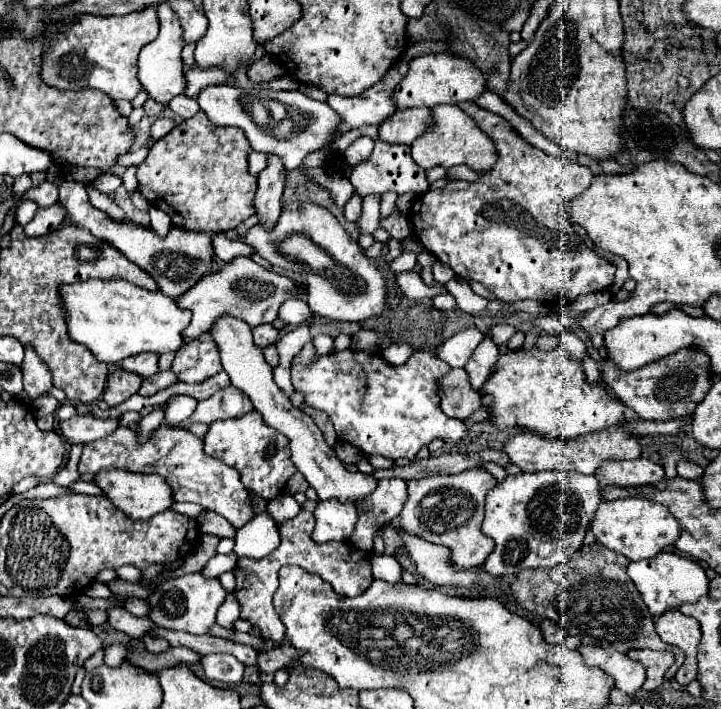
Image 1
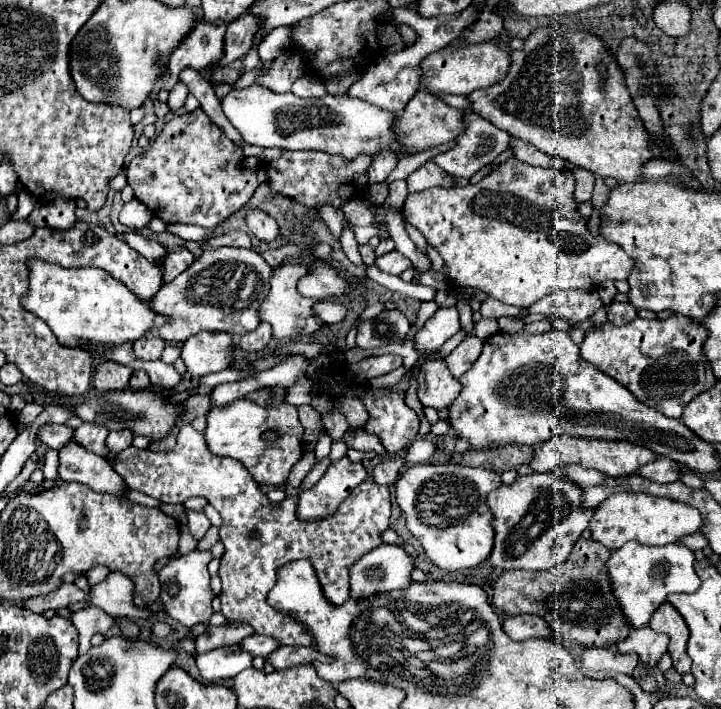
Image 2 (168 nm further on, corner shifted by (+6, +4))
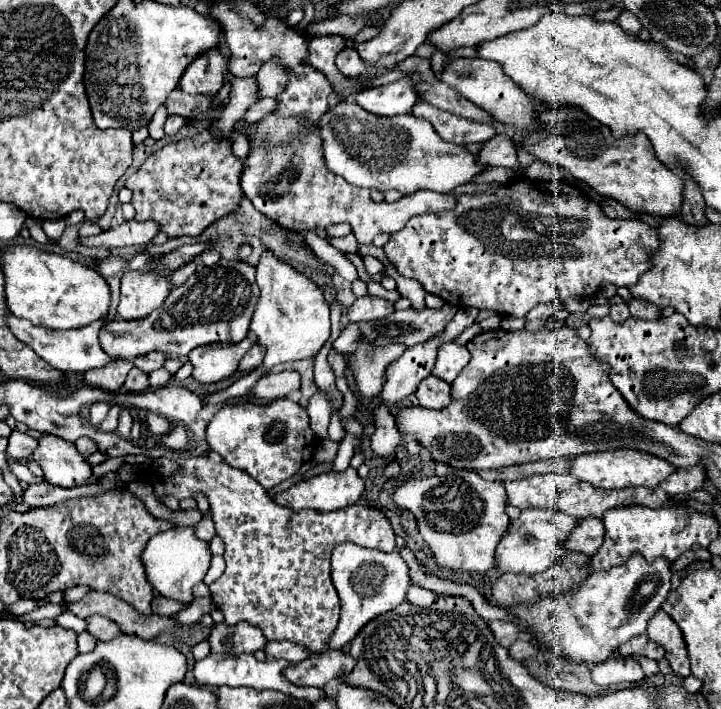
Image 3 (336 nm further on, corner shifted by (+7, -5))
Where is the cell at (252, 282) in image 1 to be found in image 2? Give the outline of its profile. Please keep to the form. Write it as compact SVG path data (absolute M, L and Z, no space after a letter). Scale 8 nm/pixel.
M220 247L204 251L184 275L166 283L152 297L152 309L170 317L170 323L152 333L176 343L186 341L198 331L226 331L230 335L250 333L260 323L260 303L268 295L270 277L272 267L252 249Z

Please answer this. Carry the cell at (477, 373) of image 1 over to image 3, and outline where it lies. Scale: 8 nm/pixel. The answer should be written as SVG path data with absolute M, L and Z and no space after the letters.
M453 342L443 344L443 348L439 348L439 352L437 352L437 362L435 362L431 374L445 380L447 384L451 384L459 376L459 372L465 368L469 358L471 358L471 354L465 346L459 346Z

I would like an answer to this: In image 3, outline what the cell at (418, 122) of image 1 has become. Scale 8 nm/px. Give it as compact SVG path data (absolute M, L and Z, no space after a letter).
M419 100L413 106L413 114L429 120L433 124L433 128L437 132L441 132L441 138L447 142L453 142L453 144L463 144L463 146L465 144L485 144L487 140L491 140L497 134L493 124L455 116L455 114L439 110L423 100Z

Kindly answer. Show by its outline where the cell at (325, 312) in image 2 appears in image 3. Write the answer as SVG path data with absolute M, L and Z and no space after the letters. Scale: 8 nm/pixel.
M363 296L357 298L355 304L349 310L349 320L351 322L361 322L361 320L379 320L381 316L387 316L395 312L395 304L385 300L385 298L375 298L375 296Z

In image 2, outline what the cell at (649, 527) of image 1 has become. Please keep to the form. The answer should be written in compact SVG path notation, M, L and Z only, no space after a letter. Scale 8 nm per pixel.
M614 493L600 507L596 507L588 527L592 531L594 541L614 551L628 541L636 541L644 545L668 545L684 535L698 531L700 525L702 525L702 517L698 509L686 503L662 499L648 493Z

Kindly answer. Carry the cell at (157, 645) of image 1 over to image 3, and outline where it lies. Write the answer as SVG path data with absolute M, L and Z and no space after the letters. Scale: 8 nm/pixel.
M87 616L85 622L87 622L87 632L97 640L111 640L119 634L119 628L103 616Z

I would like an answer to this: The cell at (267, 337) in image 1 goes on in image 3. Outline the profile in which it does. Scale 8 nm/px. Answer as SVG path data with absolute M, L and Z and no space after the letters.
M255 344L239 362L239 370L241 372L251 372L255 368L259 368L263 364L263 348L261 344Z

